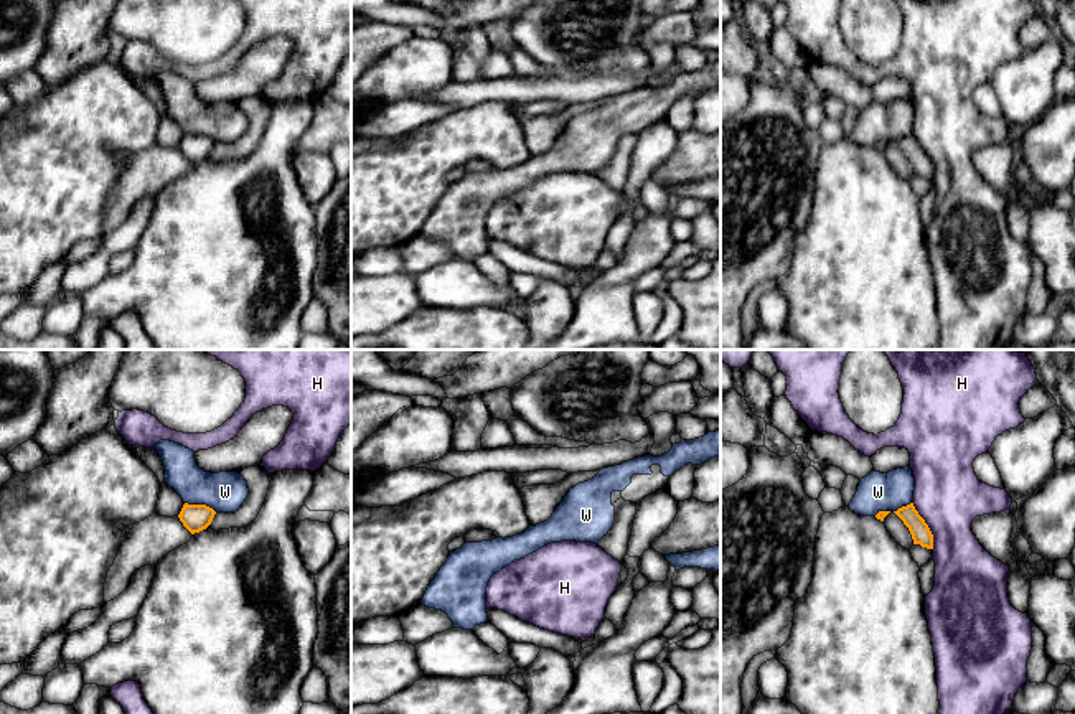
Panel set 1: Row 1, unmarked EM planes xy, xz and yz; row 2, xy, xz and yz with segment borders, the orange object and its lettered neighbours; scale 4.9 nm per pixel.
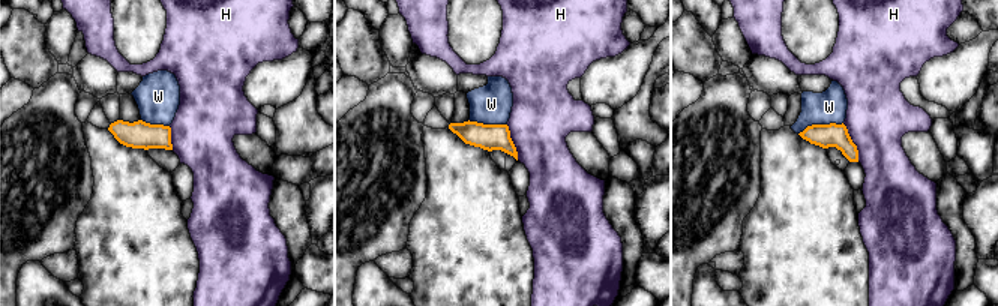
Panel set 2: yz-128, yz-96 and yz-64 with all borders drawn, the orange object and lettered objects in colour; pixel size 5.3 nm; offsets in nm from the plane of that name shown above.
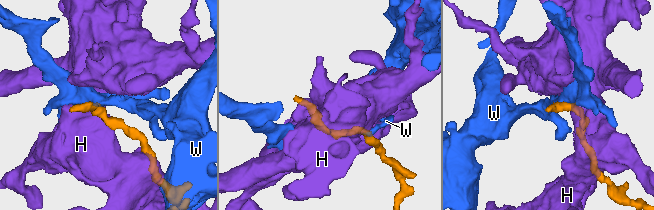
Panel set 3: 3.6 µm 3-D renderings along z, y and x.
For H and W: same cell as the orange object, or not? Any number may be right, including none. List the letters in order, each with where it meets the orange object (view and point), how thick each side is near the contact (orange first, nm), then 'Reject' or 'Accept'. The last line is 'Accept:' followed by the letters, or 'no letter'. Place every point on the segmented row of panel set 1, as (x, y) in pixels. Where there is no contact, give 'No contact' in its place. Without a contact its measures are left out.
H: Touches orange at yz (927, 526). Thickness 100 nm (orange) against 320 nm. Reject
W: Touches orange at xy (201, 505). Thickness 140 nm (orange) against 200 nm. Reject
Accept: no letter

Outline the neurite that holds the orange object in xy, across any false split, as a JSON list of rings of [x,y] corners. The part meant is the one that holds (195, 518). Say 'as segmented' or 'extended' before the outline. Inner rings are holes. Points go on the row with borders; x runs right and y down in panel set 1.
as segmented; [[[185,503],[178,518],[183,523],[183,526],[191,534],[195,534],[195,533],[206,529],[211,524],[214,514],[216,514],[216,511],[206,505]]]

